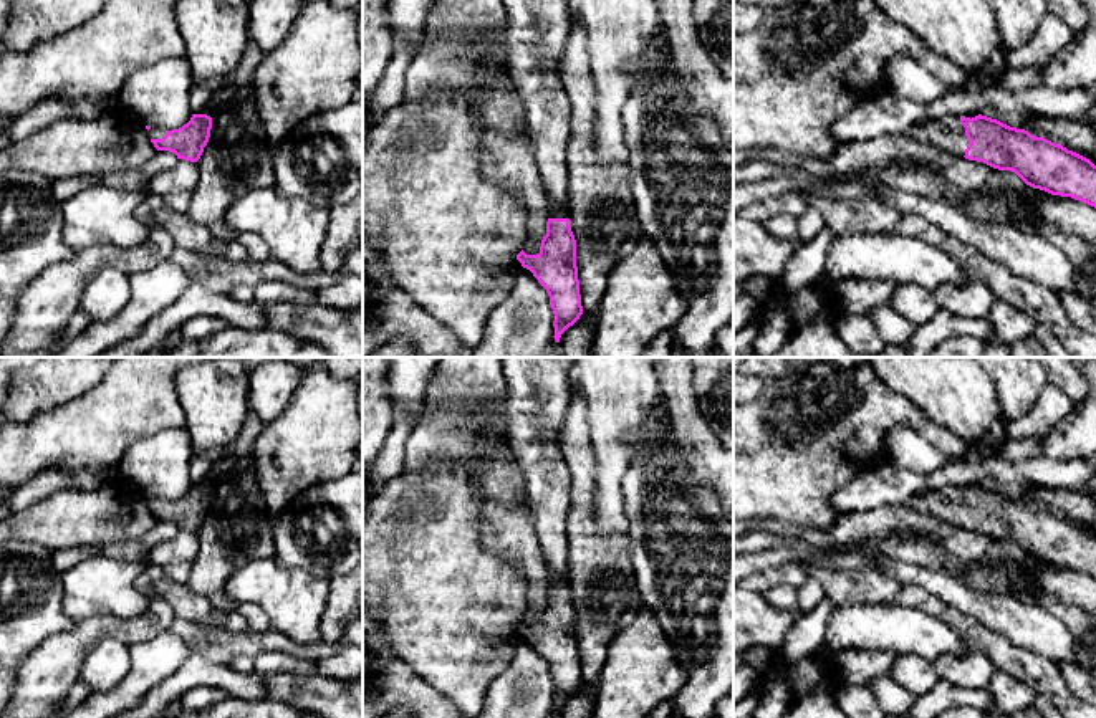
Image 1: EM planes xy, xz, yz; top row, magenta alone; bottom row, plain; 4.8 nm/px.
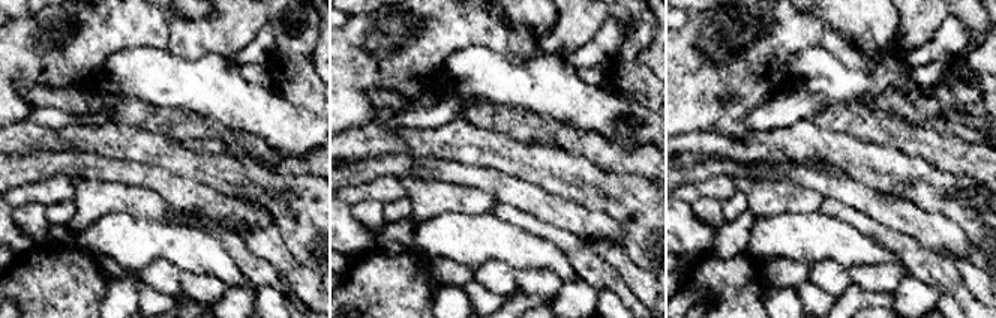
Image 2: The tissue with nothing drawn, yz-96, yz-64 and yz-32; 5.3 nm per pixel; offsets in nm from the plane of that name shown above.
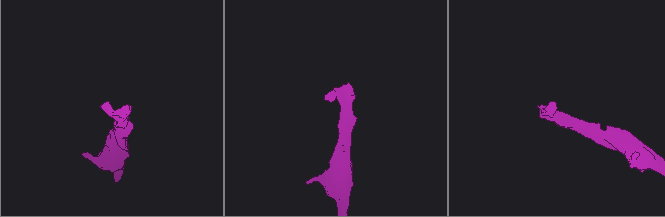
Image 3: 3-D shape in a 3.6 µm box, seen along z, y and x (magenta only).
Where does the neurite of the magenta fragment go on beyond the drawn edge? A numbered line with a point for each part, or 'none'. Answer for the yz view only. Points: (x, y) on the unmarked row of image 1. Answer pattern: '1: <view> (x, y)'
1: yz (946, 503)

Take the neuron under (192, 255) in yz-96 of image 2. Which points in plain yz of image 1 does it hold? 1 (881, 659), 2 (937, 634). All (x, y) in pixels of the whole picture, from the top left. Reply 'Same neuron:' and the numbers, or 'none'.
Same neuron: 2

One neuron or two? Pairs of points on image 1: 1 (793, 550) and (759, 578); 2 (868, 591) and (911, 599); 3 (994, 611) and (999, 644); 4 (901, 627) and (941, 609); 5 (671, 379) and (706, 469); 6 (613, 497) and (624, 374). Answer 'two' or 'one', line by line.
1: two
2: two
3: two
4: two
5: one
6: one

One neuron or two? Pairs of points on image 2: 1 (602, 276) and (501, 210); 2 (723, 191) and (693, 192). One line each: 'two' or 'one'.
1: one
2: one

